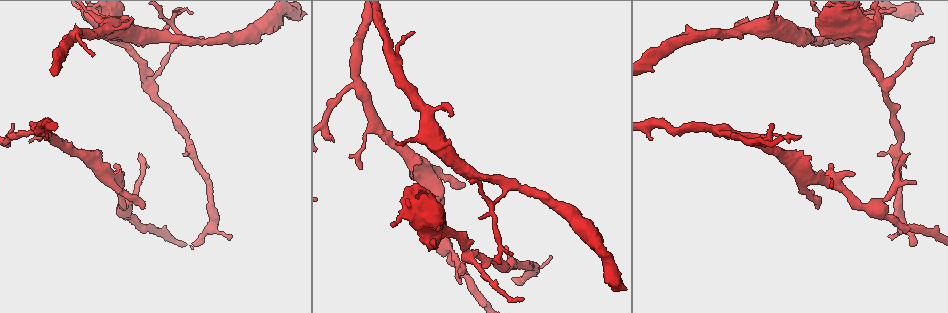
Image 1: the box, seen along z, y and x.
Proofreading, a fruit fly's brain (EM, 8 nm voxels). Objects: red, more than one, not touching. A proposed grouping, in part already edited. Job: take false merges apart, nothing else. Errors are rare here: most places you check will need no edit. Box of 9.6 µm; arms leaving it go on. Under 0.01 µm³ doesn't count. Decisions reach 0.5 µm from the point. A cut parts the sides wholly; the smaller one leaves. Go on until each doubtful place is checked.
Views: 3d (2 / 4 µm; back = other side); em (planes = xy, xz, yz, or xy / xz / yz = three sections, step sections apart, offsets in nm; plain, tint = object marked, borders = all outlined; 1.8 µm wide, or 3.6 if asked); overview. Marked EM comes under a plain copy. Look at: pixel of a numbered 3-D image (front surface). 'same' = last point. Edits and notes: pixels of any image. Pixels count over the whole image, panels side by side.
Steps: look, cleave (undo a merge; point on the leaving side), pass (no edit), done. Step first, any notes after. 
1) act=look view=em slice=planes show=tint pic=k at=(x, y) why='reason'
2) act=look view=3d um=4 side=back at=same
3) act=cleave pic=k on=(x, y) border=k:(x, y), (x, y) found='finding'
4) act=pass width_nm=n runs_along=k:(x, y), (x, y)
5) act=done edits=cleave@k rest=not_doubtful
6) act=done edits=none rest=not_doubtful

act=look view=3d um=4 pic=1 at=(824, 31) why='sharp bend'

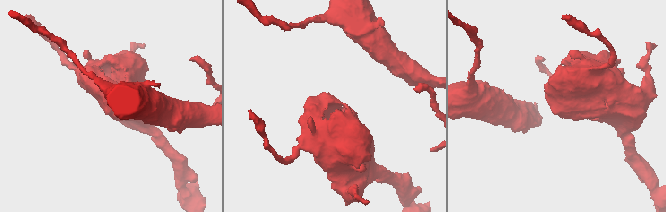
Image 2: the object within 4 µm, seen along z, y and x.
act=look view=em slice=yz step=4 show=tint pic=2 at=(560, 108) why='need the tissue'

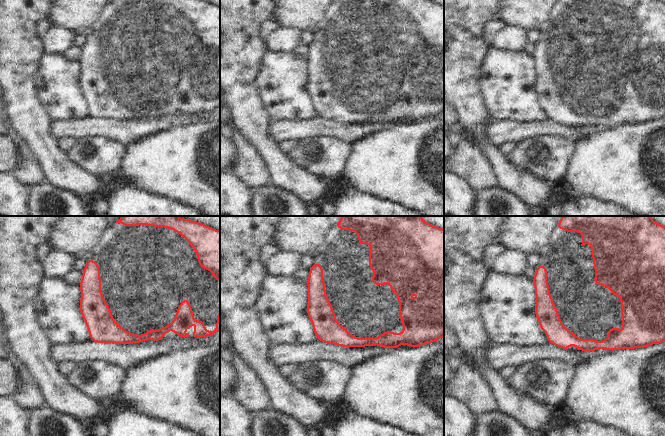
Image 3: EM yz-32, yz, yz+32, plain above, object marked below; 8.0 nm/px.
act=look view=em slice=planes show=tint at=same why='another direction'

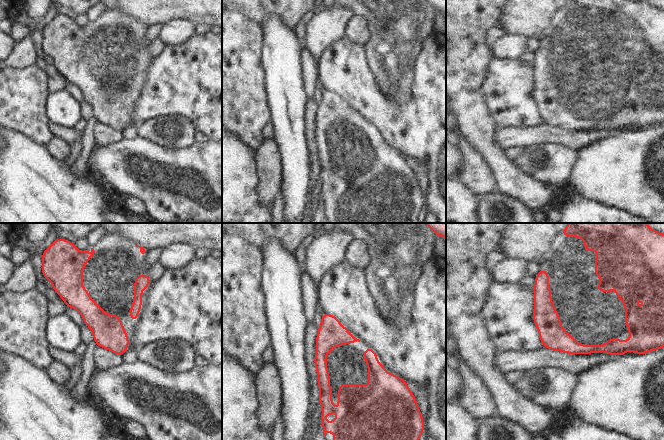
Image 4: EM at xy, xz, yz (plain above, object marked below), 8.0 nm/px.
act=pass found='all the same neuron'

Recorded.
act=look view=em slice=yz step=8 show=tint pic=1 at=(429, 231) why='sharp bend'

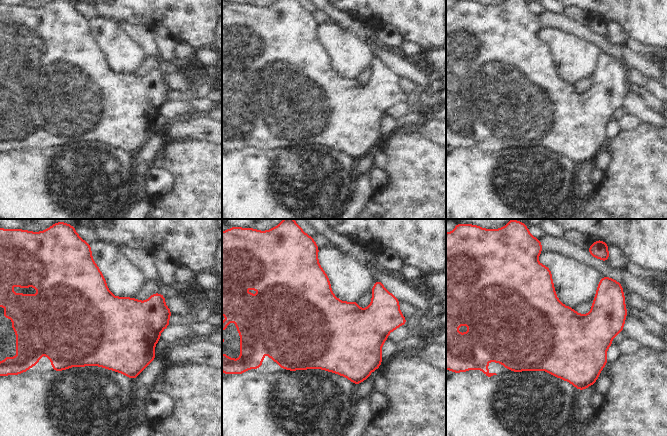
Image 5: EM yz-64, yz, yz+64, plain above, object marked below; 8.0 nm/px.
act=pass found='continuous, no second neuron'

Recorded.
act=look view=em slice=planes show=tint pic=1 at=(878, 208) why='side arm on a straight run'

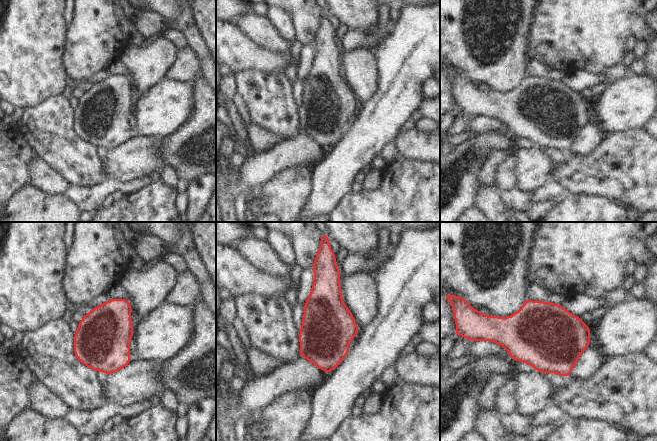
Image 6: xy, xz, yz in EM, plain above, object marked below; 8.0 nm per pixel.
act=pass found='all the same neuron'

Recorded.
act=look view=em um=3.6 slice=planes show=tint pic=1 at=(427, 170) why='calibre changes'

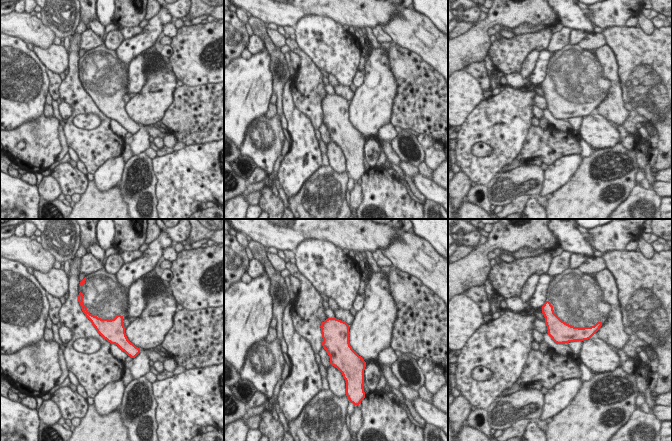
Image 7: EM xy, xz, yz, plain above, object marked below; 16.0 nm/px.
act=pass found='continuous, no second neuron'

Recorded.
act=look view=em slice=xy step=8 show=borders pic=1 at=(359, 86)

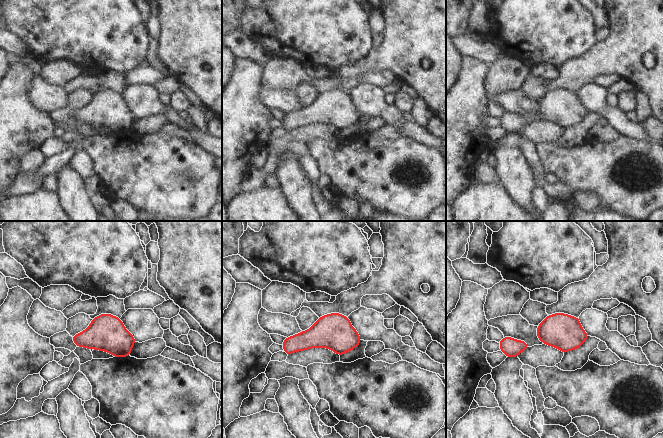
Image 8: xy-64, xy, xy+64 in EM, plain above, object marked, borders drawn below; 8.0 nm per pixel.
act=pass found='one neuron here'

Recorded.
act=look view=em slice=xz step=4 show=borders pic=1 at=(191, 40) why='thick turns thin'

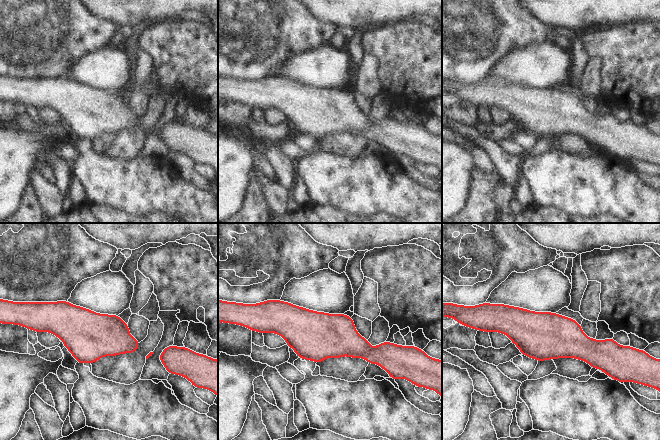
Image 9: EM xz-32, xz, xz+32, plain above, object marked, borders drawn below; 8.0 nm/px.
act=pass width_nm=380 found='all the same neuron'

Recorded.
act=look view=em slice=yz step=4 show=tint pic=1 at=(173, 21) why='three arms meet'

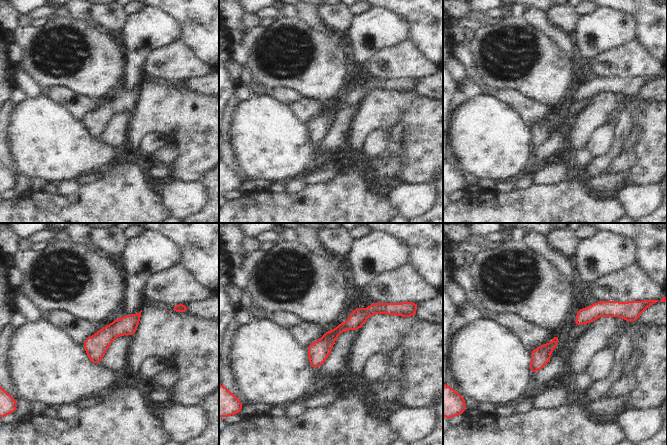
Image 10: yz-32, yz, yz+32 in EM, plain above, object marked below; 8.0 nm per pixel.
act=look view=em slice=planes show=tint at=same why='cut it another way'

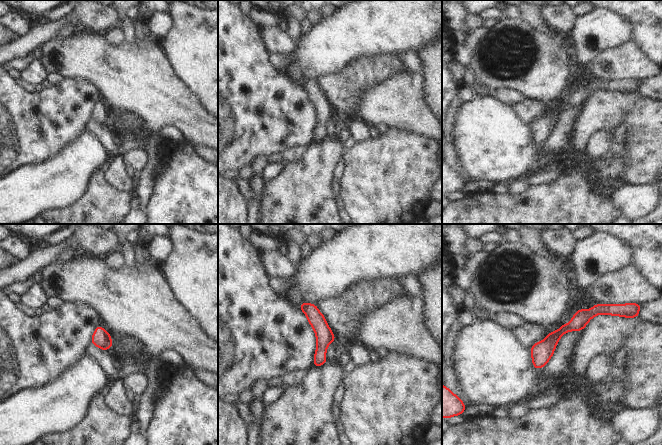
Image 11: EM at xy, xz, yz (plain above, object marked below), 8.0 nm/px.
act=pass runs_along=11:(606, 307), (564, 328), (535, 364) found='continuous, no second neuron'

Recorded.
act=done edits=none rest=not_doubtful

